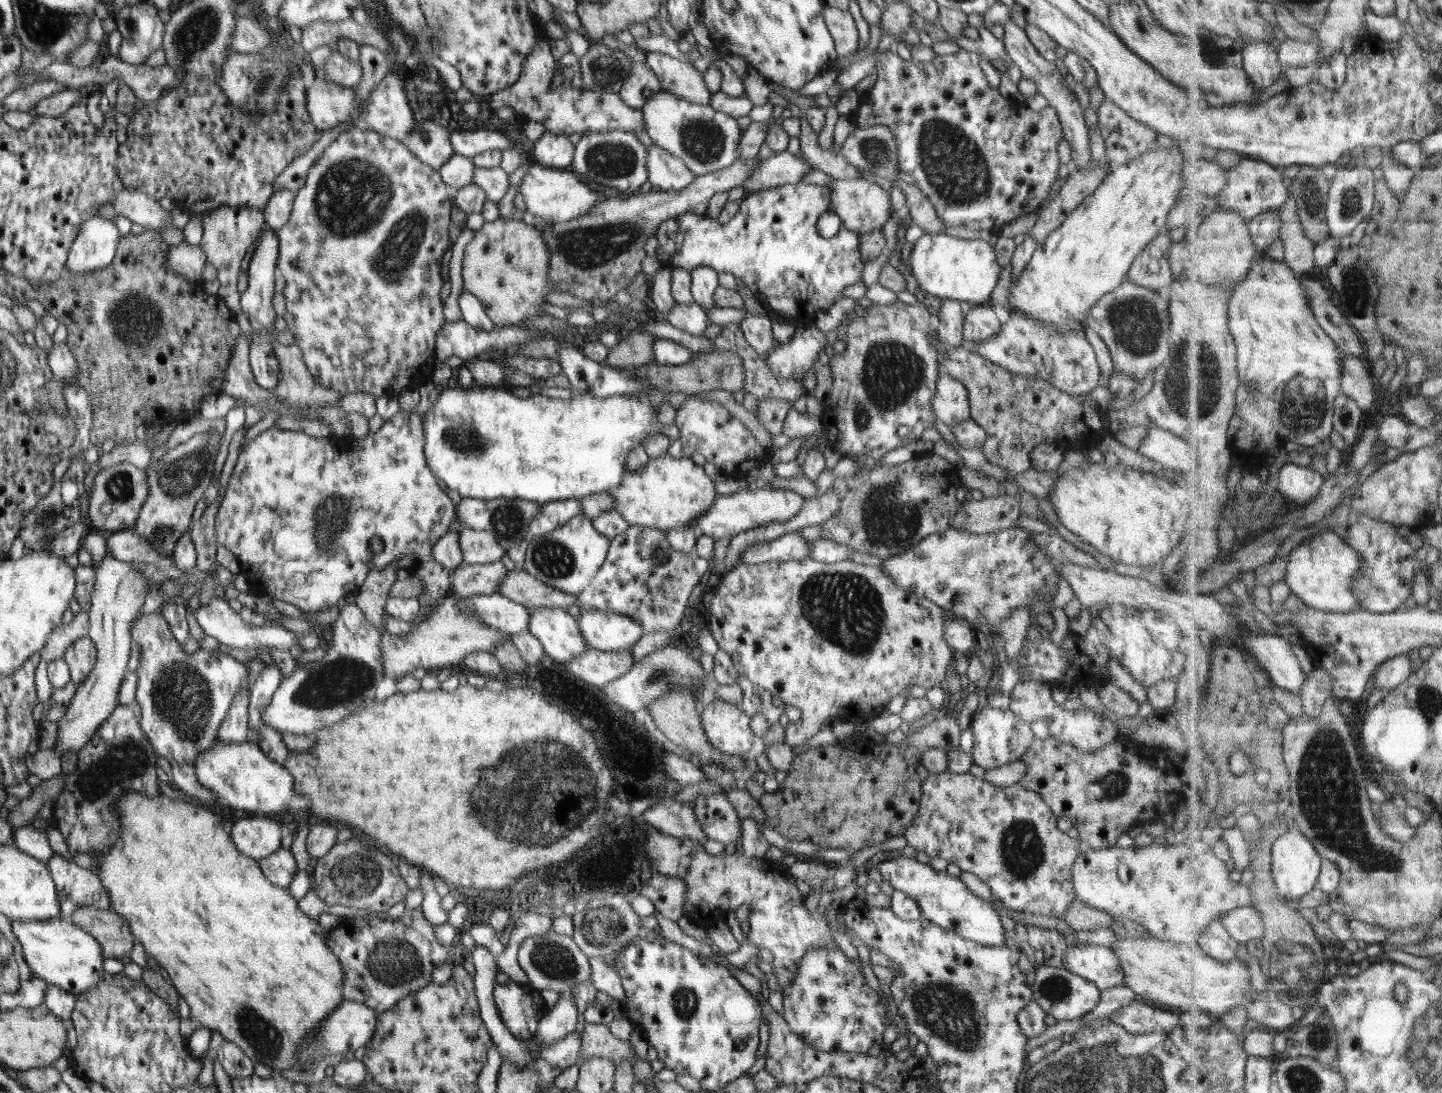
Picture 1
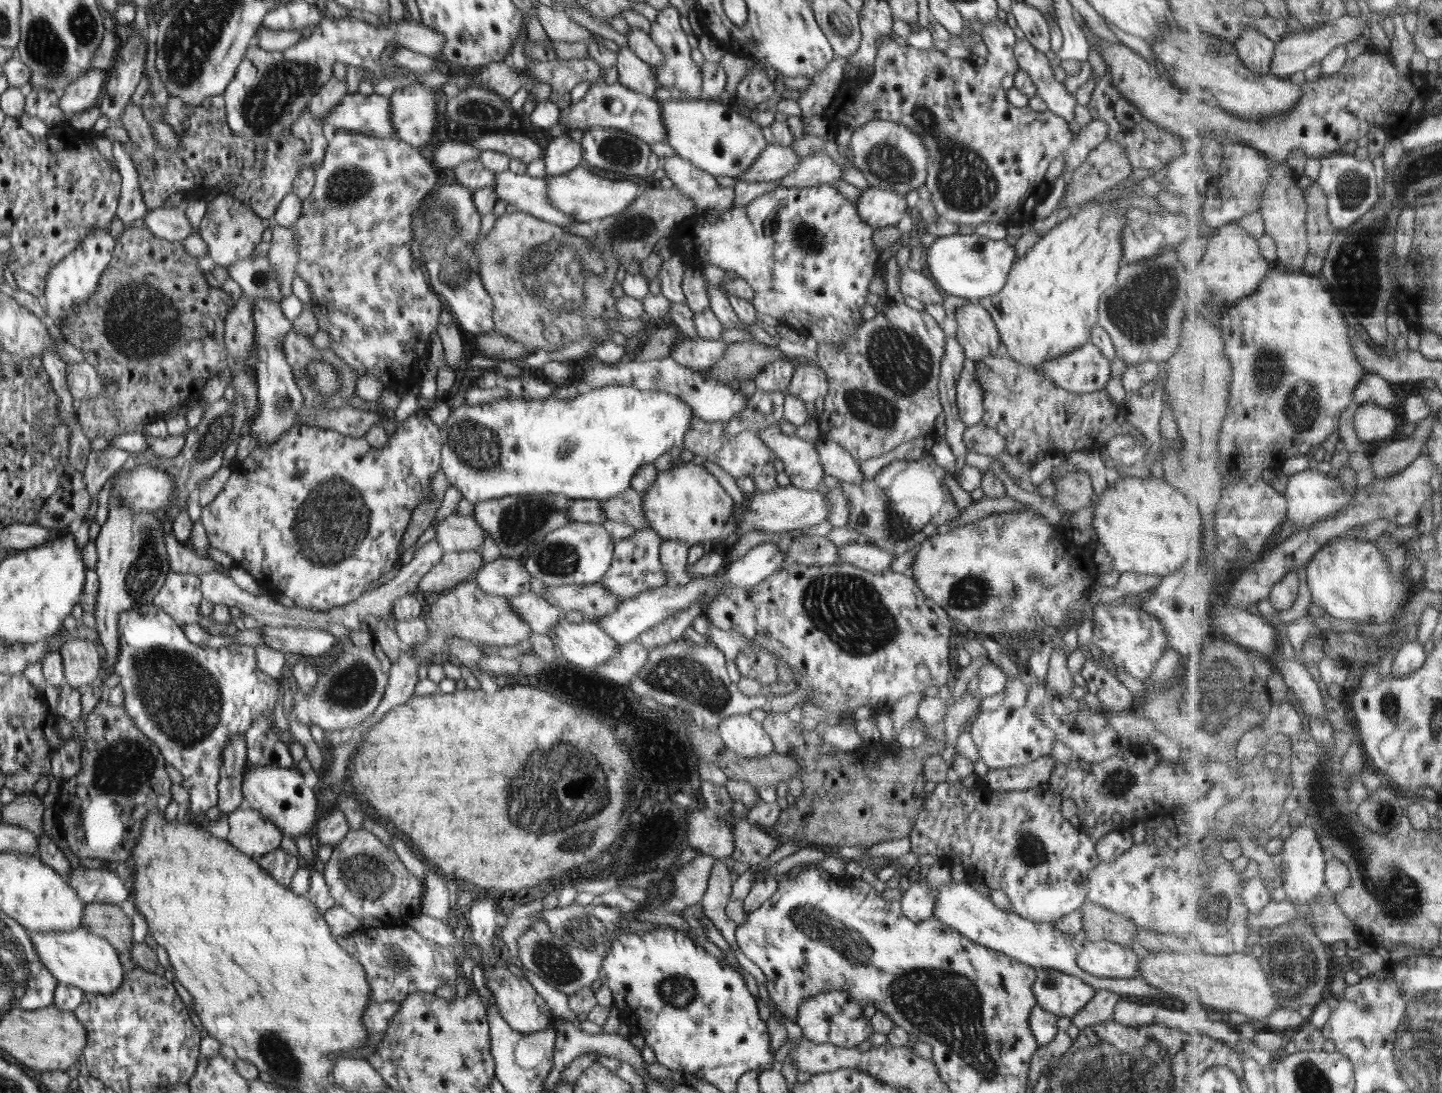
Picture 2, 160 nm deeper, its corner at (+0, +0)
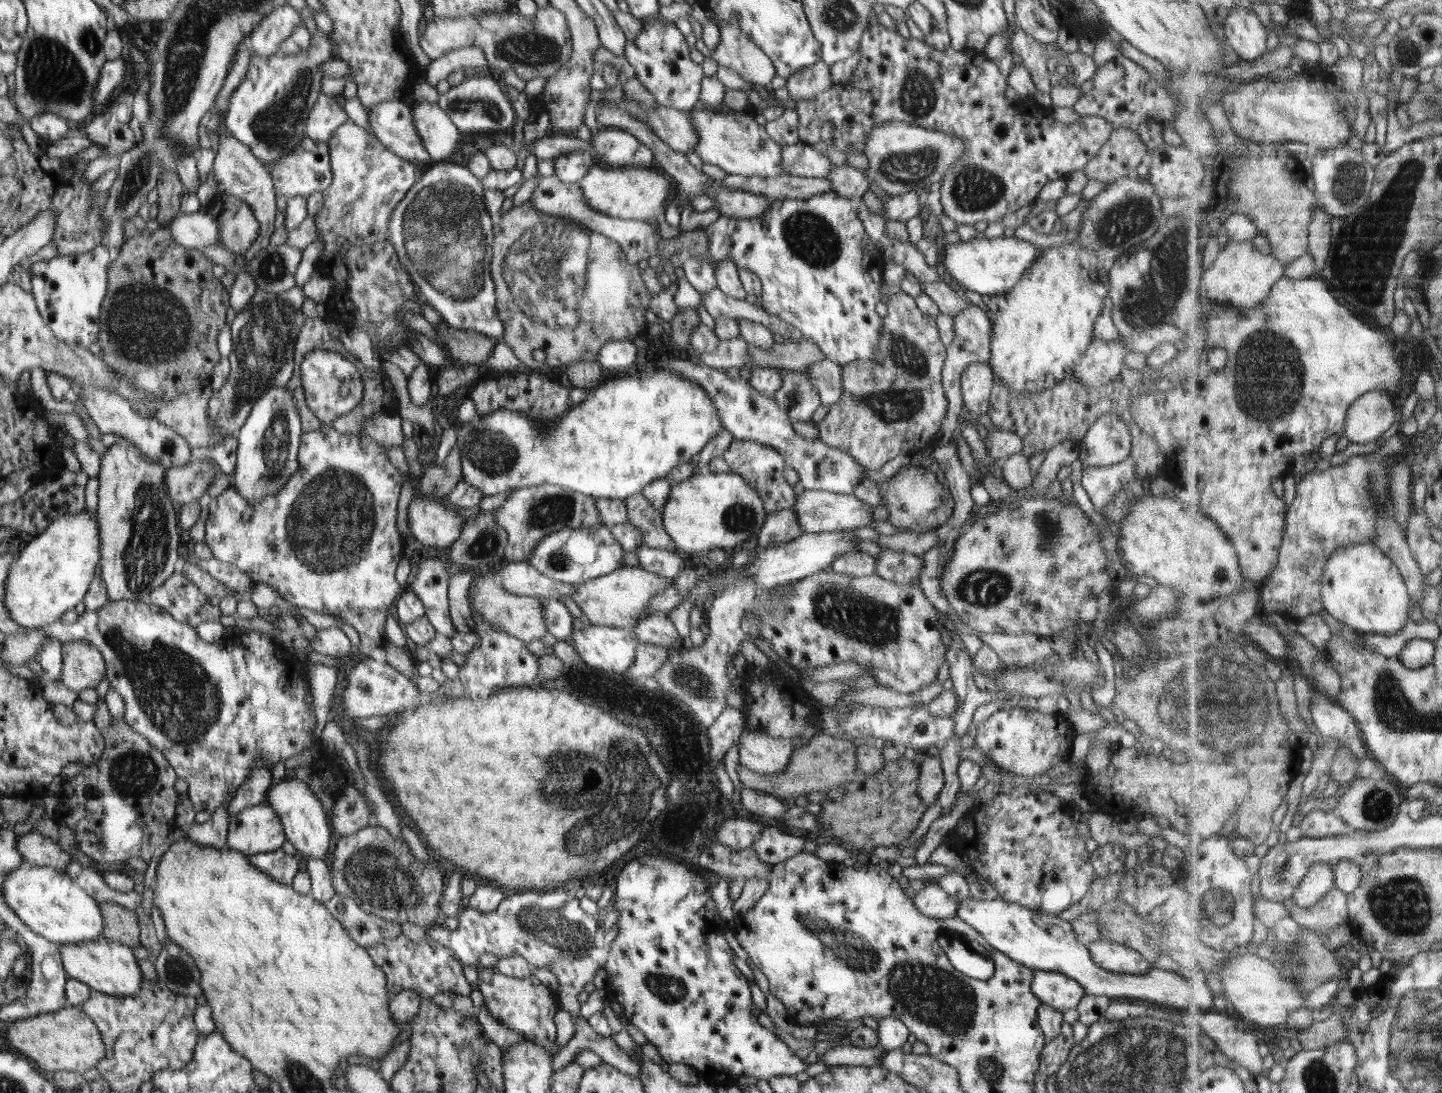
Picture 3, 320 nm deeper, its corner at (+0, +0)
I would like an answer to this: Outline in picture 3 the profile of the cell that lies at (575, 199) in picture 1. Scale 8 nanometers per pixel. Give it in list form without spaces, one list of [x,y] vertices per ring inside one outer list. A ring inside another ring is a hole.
[[[593,165],[588,175],[580,183],[578,190],[590,208],[606,216],[632,221],[652,221],[659,227],[662,239],[672,239],[681,233],[679,227],[670,226],[666,219],[666,208],[669,202],[670,190],[675,187],[675,182],[670,182],[666,174],[654,172],[647,167],[623,167],[622,170],[606,170]]]

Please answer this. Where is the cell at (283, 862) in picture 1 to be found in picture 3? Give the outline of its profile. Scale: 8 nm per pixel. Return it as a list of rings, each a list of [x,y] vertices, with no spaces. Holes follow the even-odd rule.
[[[273,850],[272,852],[253,854],[249,861],[253,863],[258,870],[265,871],[277,882],[292,885],[294,877],[300,870],[298,864],[298,855],[290,856],[285,850]]]

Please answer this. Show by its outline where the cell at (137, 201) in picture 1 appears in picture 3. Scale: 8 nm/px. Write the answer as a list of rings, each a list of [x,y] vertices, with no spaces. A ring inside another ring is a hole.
[[[204,210],[194,214],[180,214],[167,227],[174,240],[182,246],[203,250],[219,244],[220,226]]]

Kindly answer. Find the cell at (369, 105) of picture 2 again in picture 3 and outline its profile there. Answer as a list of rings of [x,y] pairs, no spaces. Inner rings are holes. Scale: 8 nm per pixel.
[[[384,100],[366,110],[374,137],[398,157],[416,164],[431,160],[413,120],[413,110],[402,100]]]

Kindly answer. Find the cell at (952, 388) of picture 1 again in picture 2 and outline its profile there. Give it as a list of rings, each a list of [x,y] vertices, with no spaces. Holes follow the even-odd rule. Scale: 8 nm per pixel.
[[[964,365],[956,383],[956,400],[960,418],[967,427],[980,425],[984,416],[983,390],[977,381],[975,370]]]

